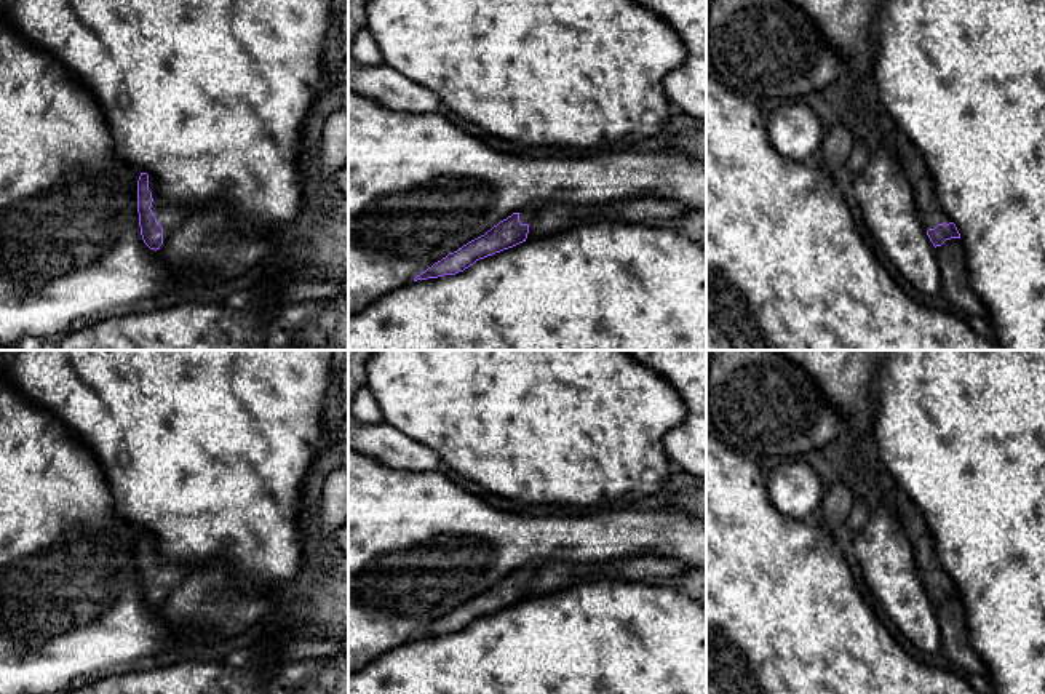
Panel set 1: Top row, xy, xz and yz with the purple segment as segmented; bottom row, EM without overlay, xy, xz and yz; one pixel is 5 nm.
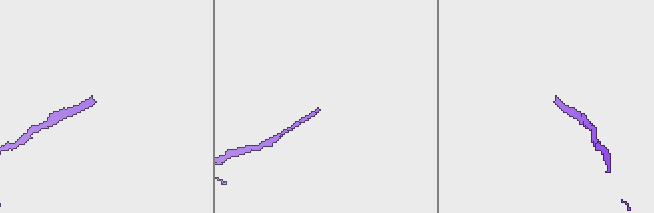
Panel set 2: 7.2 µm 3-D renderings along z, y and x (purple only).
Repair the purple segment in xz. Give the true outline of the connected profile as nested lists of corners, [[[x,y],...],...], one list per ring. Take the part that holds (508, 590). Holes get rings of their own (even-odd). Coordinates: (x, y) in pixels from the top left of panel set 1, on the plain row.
[[[513,571],[511,574],[494,584],[491,588],[487,588],[484,593],[468,600],[457,609],[449,611],[446,616],[435,620],[425,630],[417,633],[414,640],[463,630],[479,617],[526,600],[527,592],[529,582],[521,582],[519,571]]]

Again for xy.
[[[141,531],[137,539],[137,571],[139,571],[139,585],[144,601],[150,608],[160,608],[163,603],[163,585],[157,580],[155,572],[152,571],[152,550],[149,548],[149,532]]]

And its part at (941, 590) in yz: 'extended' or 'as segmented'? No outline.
as segmented

